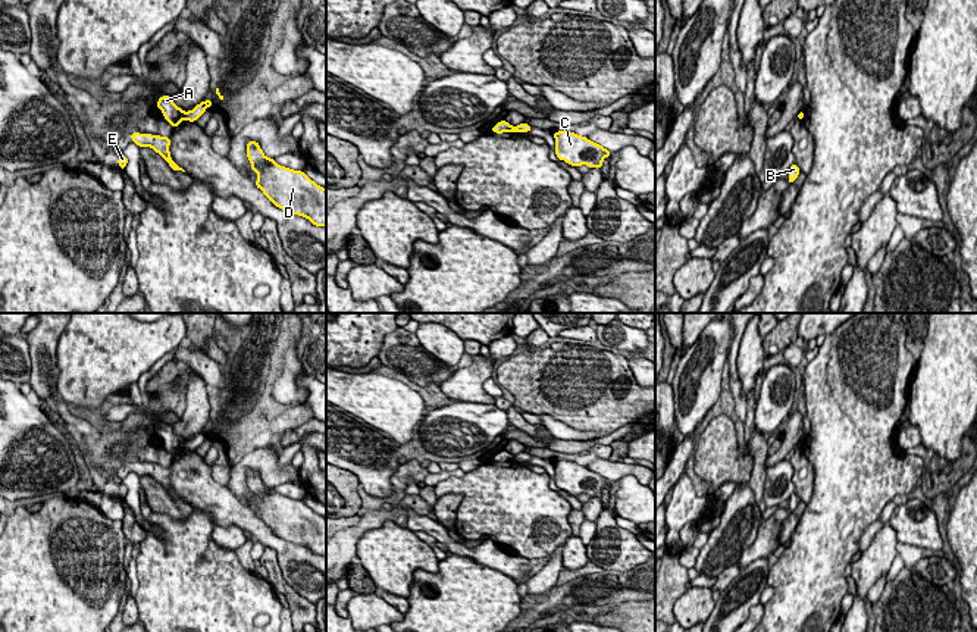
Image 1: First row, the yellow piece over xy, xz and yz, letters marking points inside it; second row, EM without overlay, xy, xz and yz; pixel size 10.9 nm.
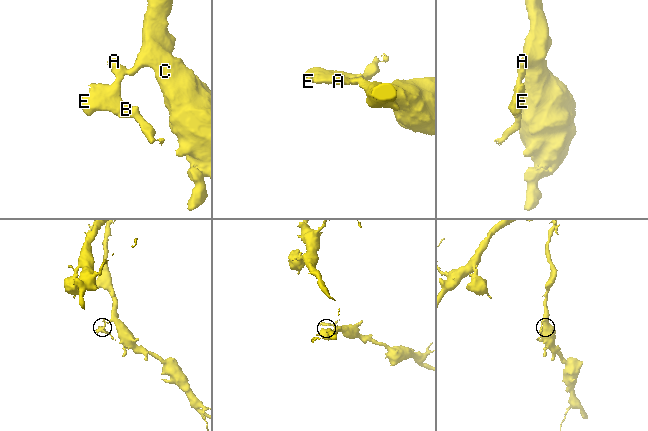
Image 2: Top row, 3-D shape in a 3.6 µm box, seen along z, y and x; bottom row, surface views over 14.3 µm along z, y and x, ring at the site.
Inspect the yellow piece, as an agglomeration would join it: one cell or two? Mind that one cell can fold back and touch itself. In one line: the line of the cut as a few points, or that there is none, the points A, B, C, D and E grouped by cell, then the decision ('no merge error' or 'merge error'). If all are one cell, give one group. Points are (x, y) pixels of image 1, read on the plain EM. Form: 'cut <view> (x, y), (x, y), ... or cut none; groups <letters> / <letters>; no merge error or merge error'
cut xy (185, 441), (182, 447); groups A B E / C D; merge error

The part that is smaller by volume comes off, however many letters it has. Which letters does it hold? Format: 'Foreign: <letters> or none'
Foreign: A, B, E

